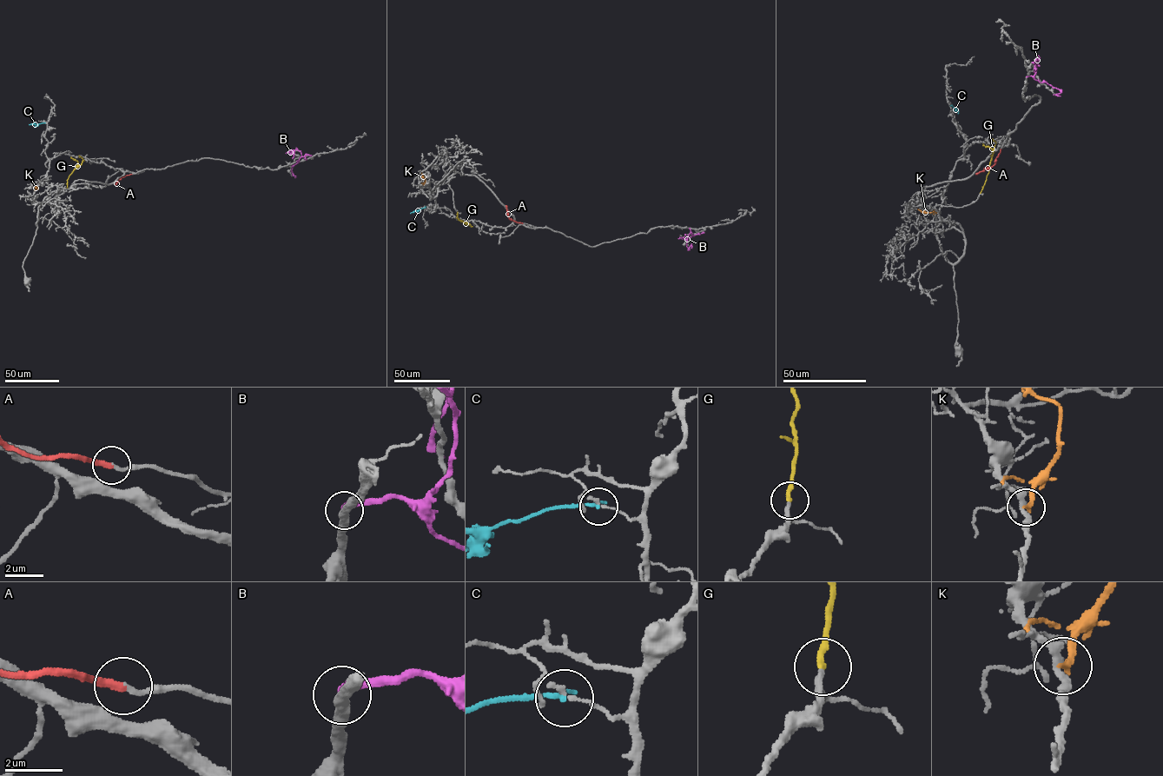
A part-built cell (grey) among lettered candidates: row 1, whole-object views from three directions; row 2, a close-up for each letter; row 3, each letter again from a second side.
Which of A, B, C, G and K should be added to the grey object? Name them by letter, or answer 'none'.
A, G

